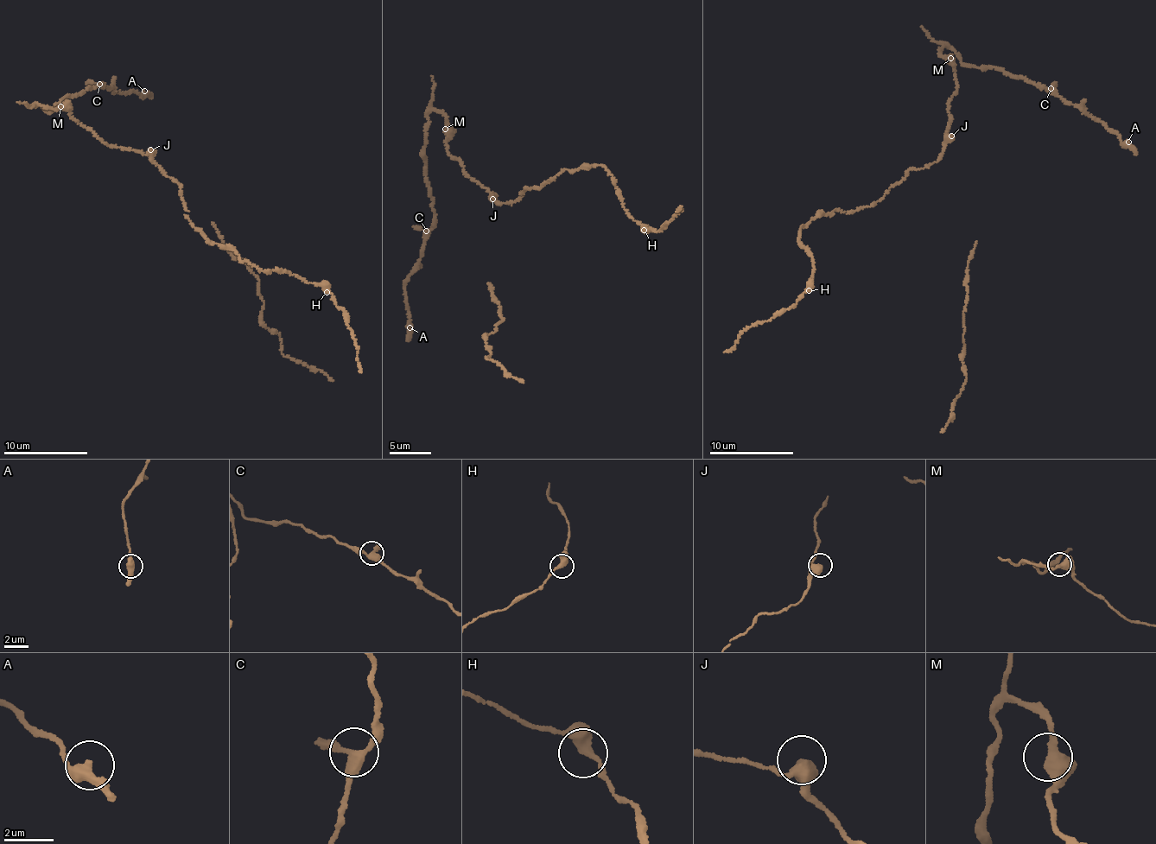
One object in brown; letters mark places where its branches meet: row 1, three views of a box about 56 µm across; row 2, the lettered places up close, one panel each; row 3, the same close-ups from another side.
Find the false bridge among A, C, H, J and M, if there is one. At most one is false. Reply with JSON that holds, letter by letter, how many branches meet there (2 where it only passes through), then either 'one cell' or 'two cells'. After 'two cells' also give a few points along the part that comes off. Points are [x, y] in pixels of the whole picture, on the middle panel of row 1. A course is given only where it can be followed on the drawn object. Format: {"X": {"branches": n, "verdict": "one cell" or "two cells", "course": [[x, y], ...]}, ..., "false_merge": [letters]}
{"A": {"branches": 2, "verdict": "one cell"}, "C": {"branches": 3, "verdict": "one cell"}, "H": {"branches": 2, "verdict": "one cell"}, "J": {"branches": 2, "verdict": "two cells"}, "M": {"branches": 2, "verdict": "one cell"}, "false_merge": ["J"]}

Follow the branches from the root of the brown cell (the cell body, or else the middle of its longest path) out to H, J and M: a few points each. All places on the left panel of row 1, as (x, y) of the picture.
H: (154, 161), (176, 179), (184, 215), (210, 244), (327, 292)
J: (154, 161), (151, 149)
M: (154, 161), (148, 155), (103, 142), (60, 106)

